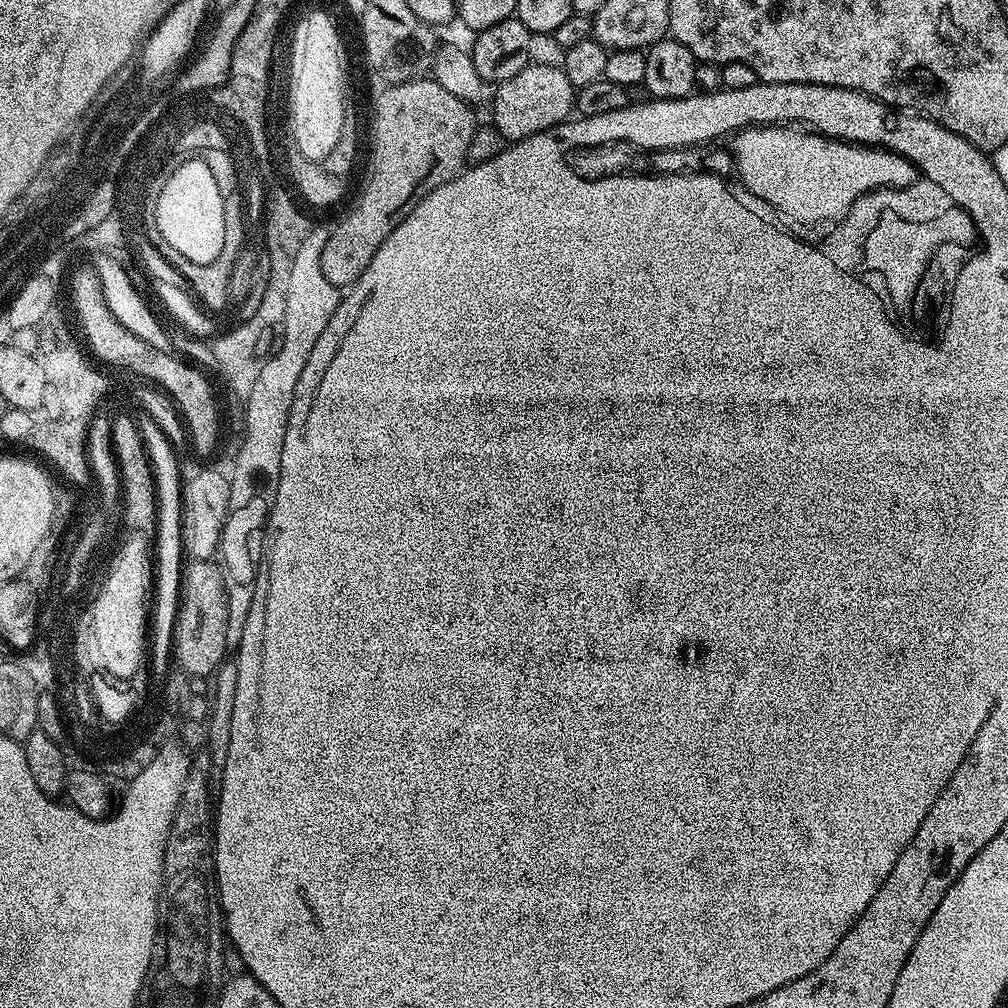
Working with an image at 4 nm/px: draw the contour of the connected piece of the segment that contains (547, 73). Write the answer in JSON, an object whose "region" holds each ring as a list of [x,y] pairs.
{"region":[[[527,64],[514,78],[495,85],[496,97],[492,100],[491,123],[501,131],[508,142],[530,138],[530,134],[551,132],[573,115],[576,106],[576,89],[566,78],[563,67],[552,64]]]}

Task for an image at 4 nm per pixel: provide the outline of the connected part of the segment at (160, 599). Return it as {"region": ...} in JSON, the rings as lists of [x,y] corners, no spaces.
{"region":[[[142,408],[136,415],[137,426],[142,429],[145,452],[155,477],[157,496],[157,525],[154,535],[154,597],[152,620],[176,622],[180,609],[182,581],[184,578],[183,508],[181,506],[182,470],[172,452],[170,442],[153,416]]]}

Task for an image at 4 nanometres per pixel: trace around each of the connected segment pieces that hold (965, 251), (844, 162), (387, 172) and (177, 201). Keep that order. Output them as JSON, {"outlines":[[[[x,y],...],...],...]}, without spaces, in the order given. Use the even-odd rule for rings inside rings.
{"outlines":[[[[971,219],[970,223],[974,234],[972,241],[945,241],[936,244],[932,247],[932,252],[928,252],[928,260],[924,260],[921,274],[915,276],[914,294],[918,297],[921,292],[926,292],[926,312],[916,306],[912,311],[903,313],[903,329],[908,334],[904,336],[904,340],[908,340],[908,346],[919,346],[932,352],[934,348],[940,348],[944,340],[948,340],[948,328],[952,328],[952,312],[956,304],[956,284],[960,284],[960,276],[964,276],[964,268],[968,268],[972,260],[980,260],[980,256],[984,256],[988,249],[979,222]],[[921,320],[924,320],[924,324],[921,324]],[[920,332],[924,332],[924,336],[920,336]],[[913,333],[916,336],[912,336]]],[[[748,126],[735,136],[736,141],[730,145],[735,175],[740,175],[750,195],[777,208],[796,224],[835,226],[846,218],[858,198],[880,188],[910,186],[914,175],[897,152],[833,140],[815,130],[801,130],[796,126]]],[[[436,79],[428,84],[411,84],[407,82],[398,88],[396,91],[388,92],[387,96],[384,96],[383,100],[380,100],[380,112],[377,115],[378,119],[378,178],[373,182],[372,187],[368,189],[368,194],[364,196],[364,199],[356,200],[353,203],[353,208],[349,210],[344,216],[344,221],[335,229],[334,227],[329,231],[328,241],[323,250],[322,256],[322,272],[326,274],[326,278],[330,278],[330,282],[335,288],[341,290],[347,290],[355,284],[357,278],[370,266],[370,262],[376,258],[376,255],[382,251],[386,238],[392,236],[394,229],[399,228],[402,221],[408,219],[408,215],[415,212],[416,207],[422,204],[427,196],[432,195],[432,192],[436,188],[443,188],[452,180],[456,179],[458,173],[465,167],[467,161],[467,151],[470,150],[471,139],[474,138],[474,134],[478,127],[478,121],[473,109],[462,98],[454,98],[454,94],[450,94],[450,90],[446,90],[441,86]]],[[[189,158],[170,174],[170,182],[166,182],[162,194],[158,194],[157,228],[165,238],[165,244],[175,255],[210,264],[222,251],[225,227],[222,194],[218,192],[210,167],[203,160]]]]}

